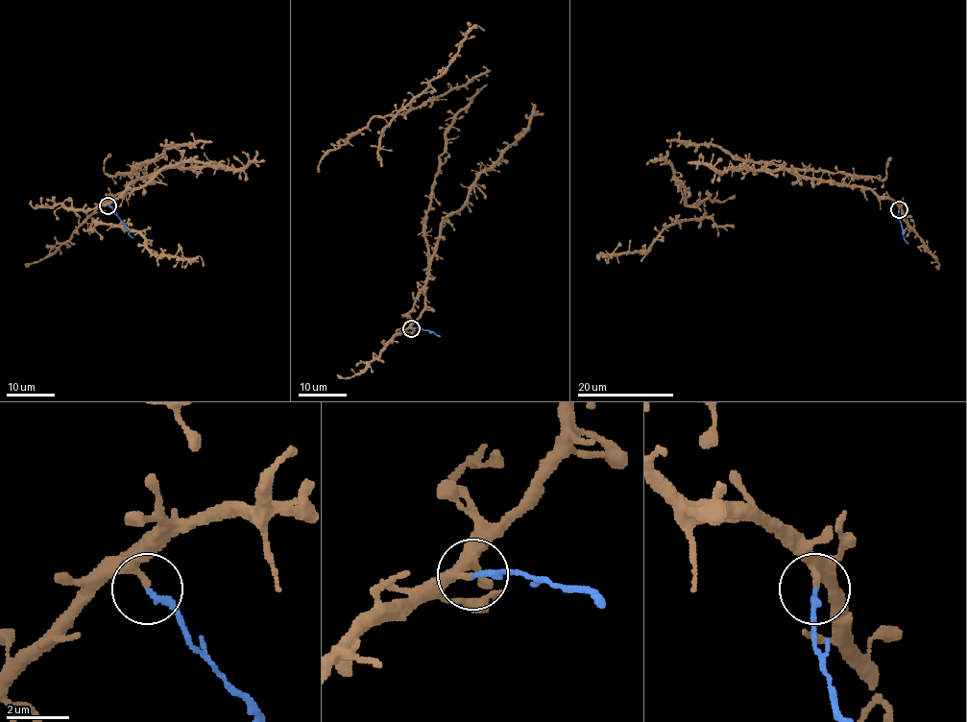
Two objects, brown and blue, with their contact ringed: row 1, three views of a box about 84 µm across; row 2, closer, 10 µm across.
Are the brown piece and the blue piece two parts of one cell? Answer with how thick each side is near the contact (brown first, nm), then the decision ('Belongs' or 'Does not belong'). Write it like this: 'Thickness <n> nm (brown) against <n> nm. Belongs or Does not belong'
Thickness 170 nm (brown) against 200 nm. Does not belong

